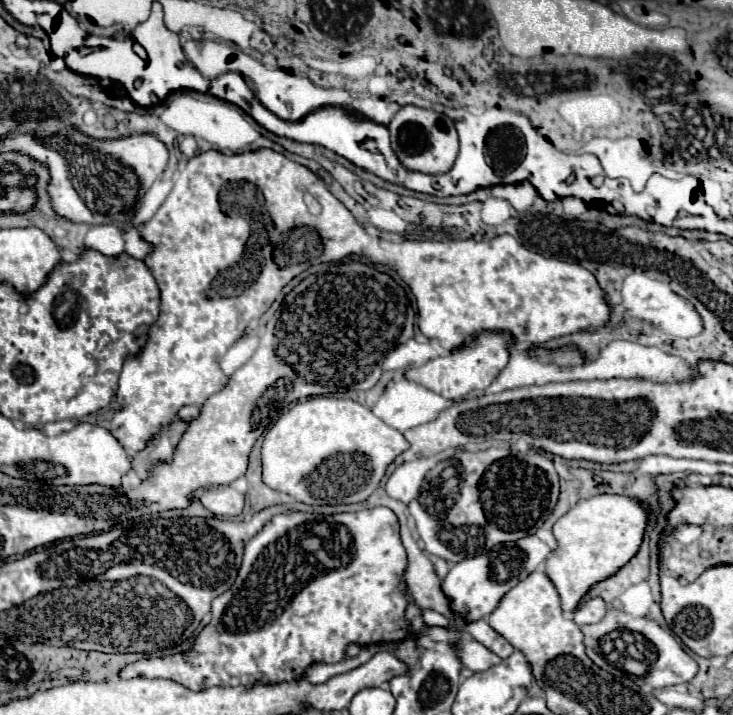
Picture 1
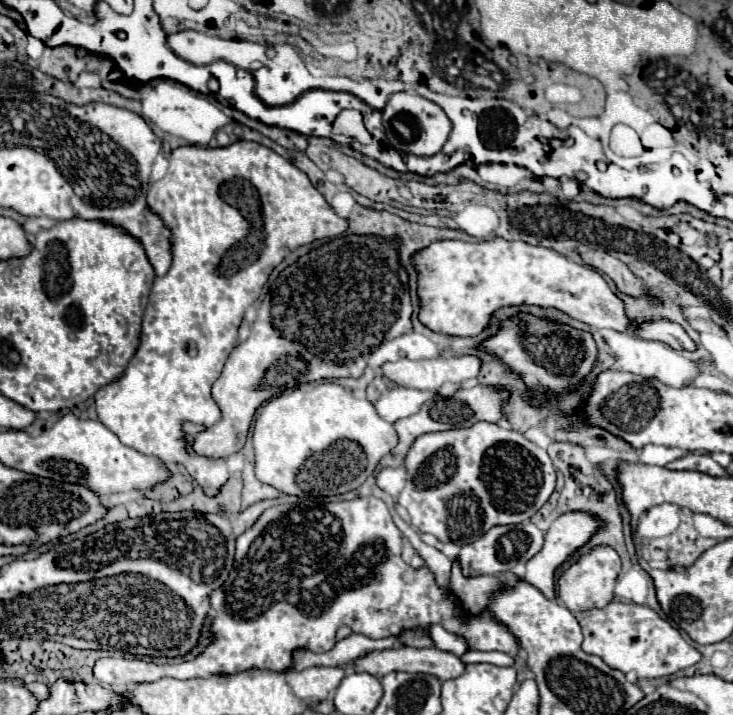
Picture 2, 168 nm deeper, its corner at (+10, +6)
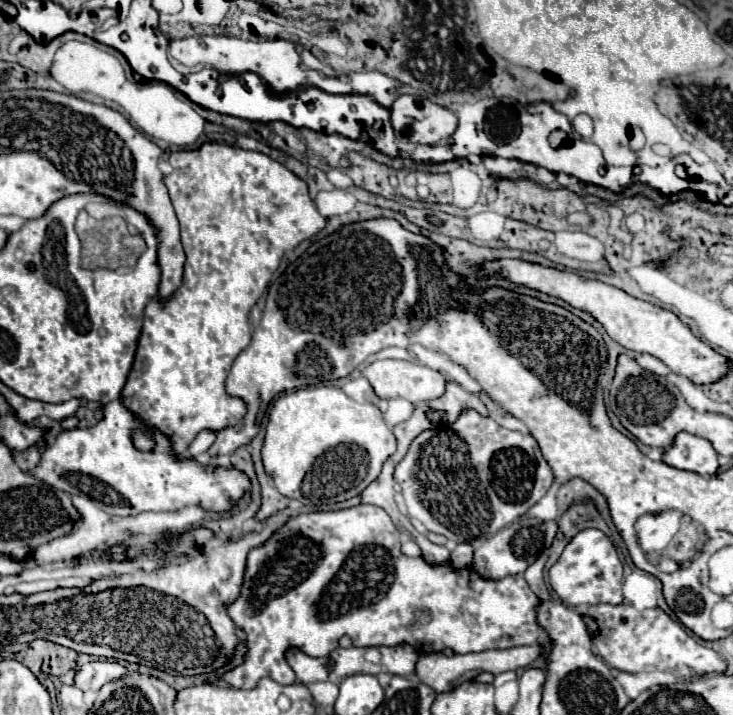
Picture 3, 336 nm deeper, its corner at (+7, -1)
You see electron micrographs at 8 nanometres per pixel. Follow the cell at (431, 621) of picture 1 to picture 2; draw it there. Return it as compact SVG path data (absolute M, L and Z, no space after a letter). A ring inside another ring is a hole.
M430 626L430 638L434 640L436 648L454 652L454 654L464 654L466 652L466 642L464 638L458 638L456 634L444 630L442 626Z

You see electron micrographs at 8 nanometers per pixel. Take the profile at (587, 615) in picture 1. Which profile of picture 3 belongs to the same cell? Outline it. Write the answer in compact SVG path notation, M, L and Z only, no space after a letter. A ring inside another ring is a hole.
M585 529L573 537L573 541L565 547L561 559L549 569L549 583L567 607L599 603L619 605L623 601L623 565L619 561L615 545L599 529Z

